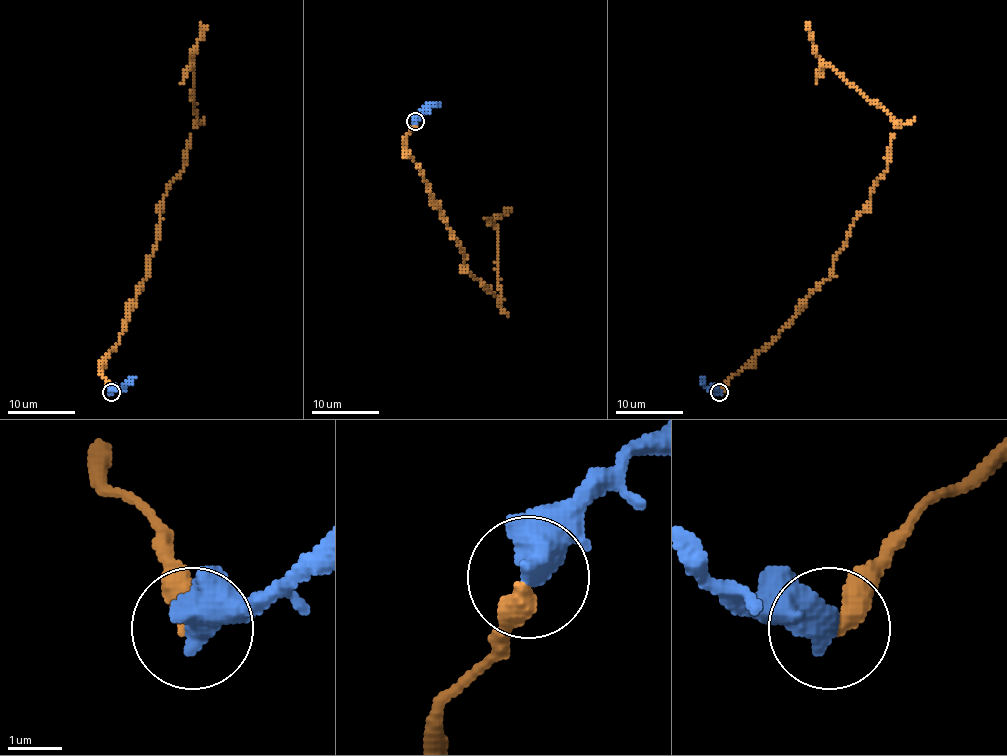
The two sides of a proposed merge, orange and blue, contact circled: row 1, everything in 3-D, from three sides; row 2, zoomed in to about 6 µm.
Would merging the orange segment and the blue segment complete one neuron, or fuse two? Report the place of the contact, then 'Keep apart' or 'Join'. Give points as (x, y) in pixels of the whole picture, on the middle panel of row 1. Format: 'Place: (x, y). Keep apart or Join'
Place: (415, 121). Keep apart

